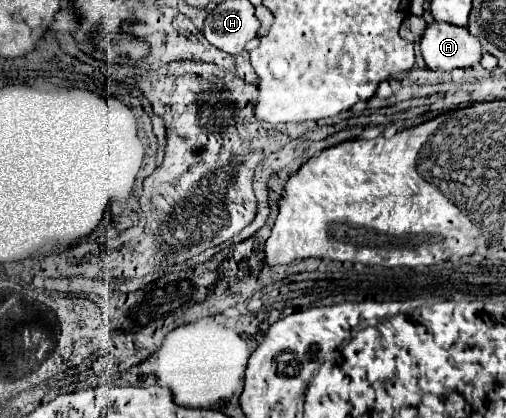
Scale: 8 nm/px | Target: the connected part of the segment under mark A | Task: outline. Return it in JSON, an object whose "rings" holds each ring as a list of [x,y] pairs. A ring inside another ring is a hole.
{"rings":[[[430,22],[426,26],[420,50],[426,66],[438,72],[472,68],[482,58],[480,40],[468,36],[466,28],[444,22]]]}

